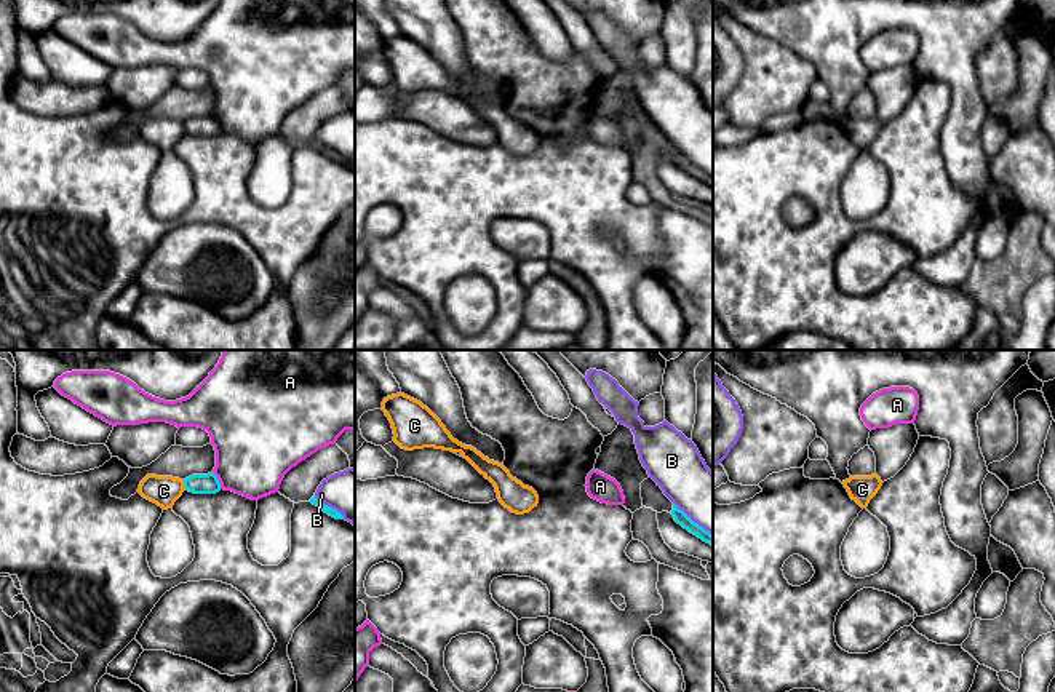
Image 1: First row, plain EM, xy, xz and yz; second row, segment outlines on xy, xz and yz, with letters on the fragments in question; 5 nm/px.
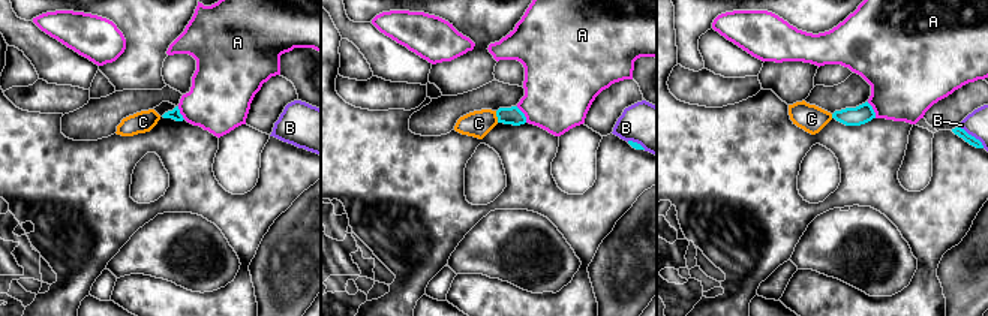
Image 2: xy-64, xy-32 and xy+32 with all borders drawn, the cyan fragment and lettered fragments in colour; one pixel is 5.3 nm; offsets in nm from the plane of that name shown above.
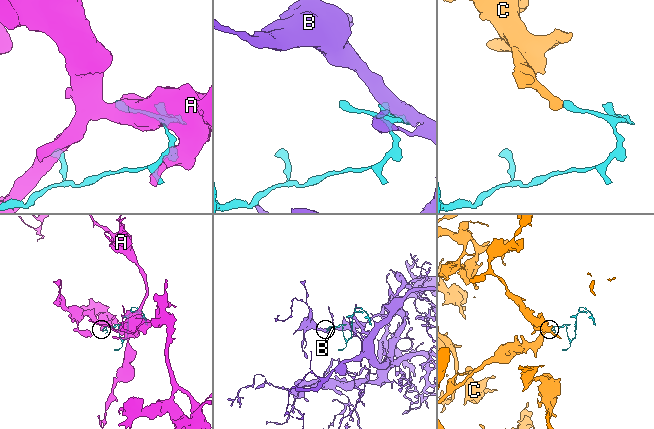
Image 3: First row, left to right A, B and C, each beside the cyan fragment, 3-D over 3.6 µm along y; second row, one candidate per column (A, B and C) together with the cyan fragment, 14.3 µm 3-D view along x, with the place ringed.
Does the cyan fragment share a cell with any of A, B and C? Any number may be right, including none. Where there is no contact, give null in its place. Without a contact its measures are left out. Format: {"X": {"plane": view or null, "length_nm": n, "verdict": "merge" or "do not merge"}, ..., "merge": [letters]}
{"A": {"plane": "xy", "length_nm": 100, "verdict": "do not merge"}, "B": {"plane": "xz", "length_nm": 260, "verdict": "do not merge"}, "C": {"plane": "xy", "length_nm": 60, "verdict": "do not merge"}, "merge": []}

